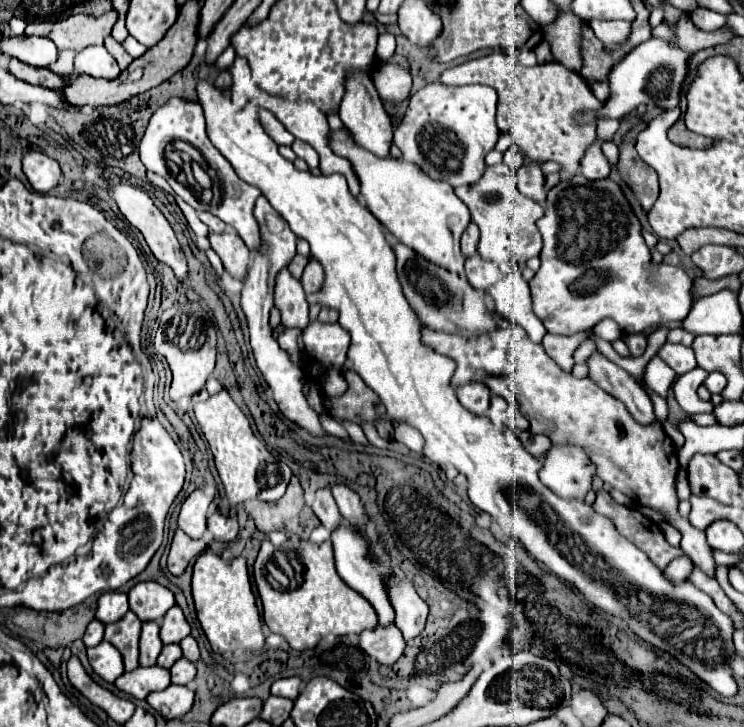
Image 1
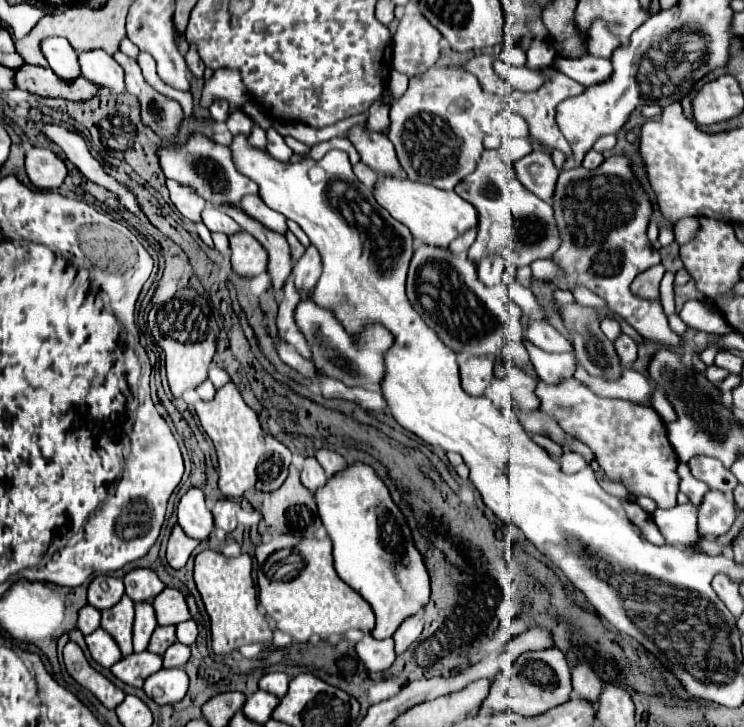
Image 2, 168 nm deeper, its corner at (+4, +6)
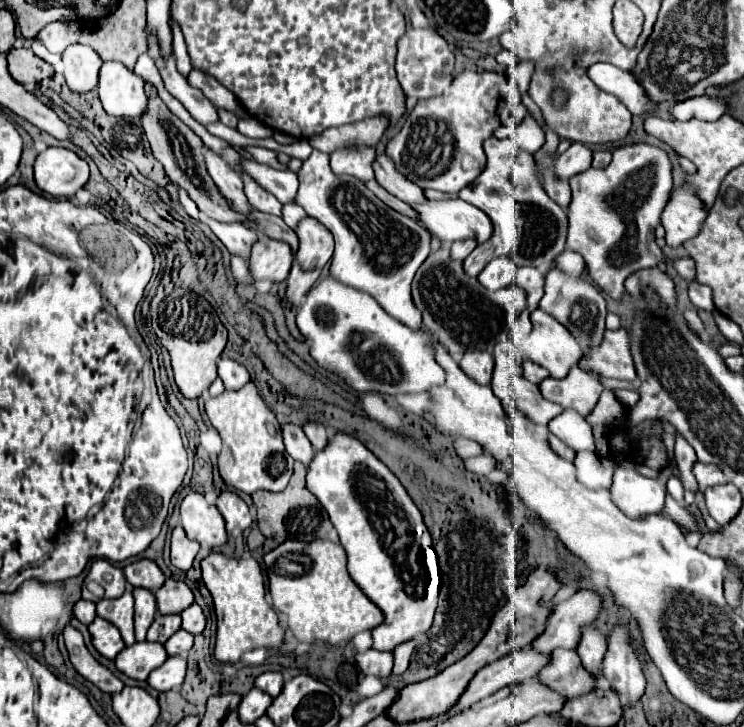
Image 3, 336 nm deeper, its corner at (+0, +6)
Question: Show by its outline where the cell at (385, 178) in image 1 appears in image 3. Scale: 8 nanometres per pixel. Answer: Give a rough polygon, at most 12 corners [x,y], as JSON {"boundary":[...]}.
{"boundary":[[462,198],[410,204],[440,242],[492,234],[490,218]]}

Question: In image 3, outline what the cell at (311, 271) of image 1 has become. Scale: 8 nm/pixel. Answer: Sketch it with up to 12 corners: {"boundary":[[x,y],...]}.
{"boundary":[[312,218],[298,224],[302,270],[324,268],[334,252],[330,230]]}

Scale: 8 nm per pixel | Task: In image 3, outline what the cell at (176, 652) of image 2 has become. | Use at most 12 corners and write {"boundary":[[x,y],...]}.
{"boundary":[[178,630],[166,644],[168,656],[186,656],[194,636]]}

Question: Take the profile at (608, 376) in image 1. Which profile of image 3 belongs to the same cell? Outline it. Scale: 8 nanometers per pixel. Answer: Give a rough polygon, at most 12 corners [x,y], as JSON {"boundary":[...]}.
{"boundary":[[552,268],[540,308],[592,350],[606,300],[586,278]]}

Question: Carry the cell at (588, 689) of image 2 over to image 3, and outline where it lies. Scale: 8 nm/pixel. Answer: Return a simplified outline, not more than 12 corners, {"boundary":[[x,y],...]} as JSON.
{"boundary":[[594,624],[584,628],[576,652],[598,680],[606,638]]}

